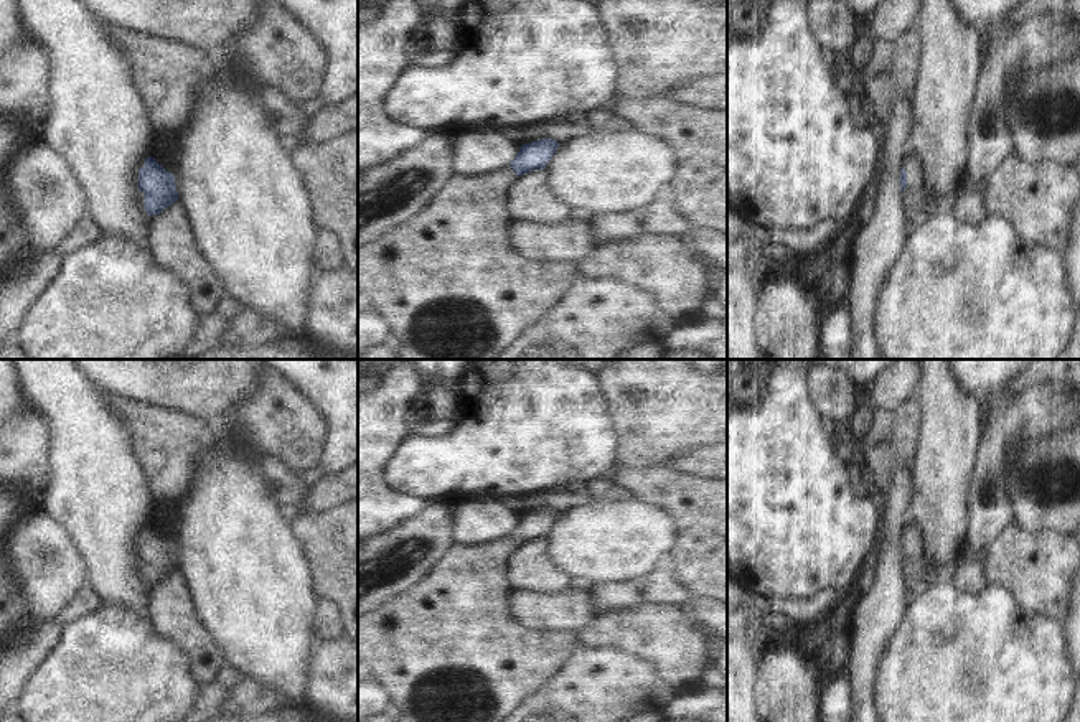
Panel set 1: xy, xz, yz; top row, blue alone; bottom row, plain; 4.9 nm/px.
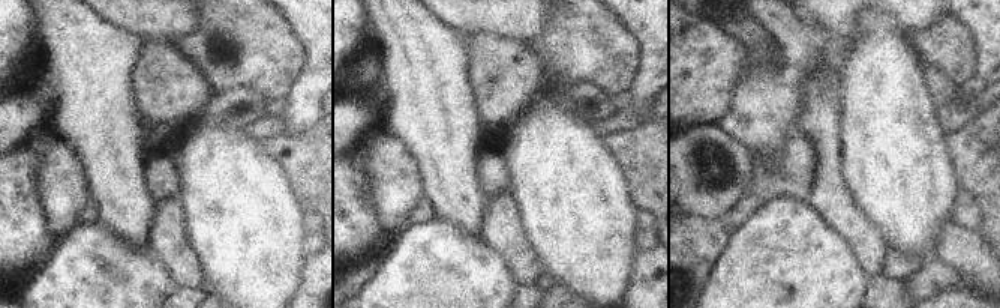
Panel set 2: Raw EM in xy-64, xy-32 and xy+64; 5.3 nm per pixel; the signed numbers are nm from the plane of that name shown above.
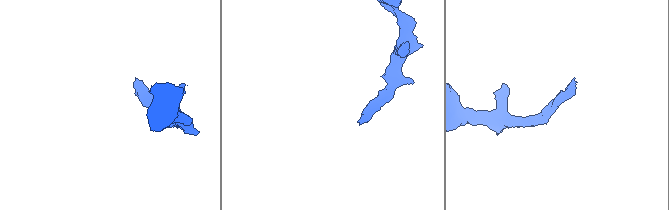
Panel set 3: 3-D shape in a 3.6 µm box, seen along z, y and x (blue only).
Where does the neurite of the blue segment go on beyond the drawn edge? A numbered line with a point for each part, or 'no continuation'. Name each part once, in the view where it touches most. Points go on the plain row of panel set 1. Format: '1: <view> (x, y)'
1: yz (915, 577)

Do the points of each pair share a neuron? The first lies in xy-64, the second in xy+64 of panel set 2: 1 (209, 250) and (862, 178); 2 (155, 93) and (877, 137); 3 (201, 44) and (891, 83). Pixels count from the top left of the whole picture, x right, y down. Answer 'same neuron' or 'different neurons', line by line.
1: same neuron
2: different neurons
3: different neurons

